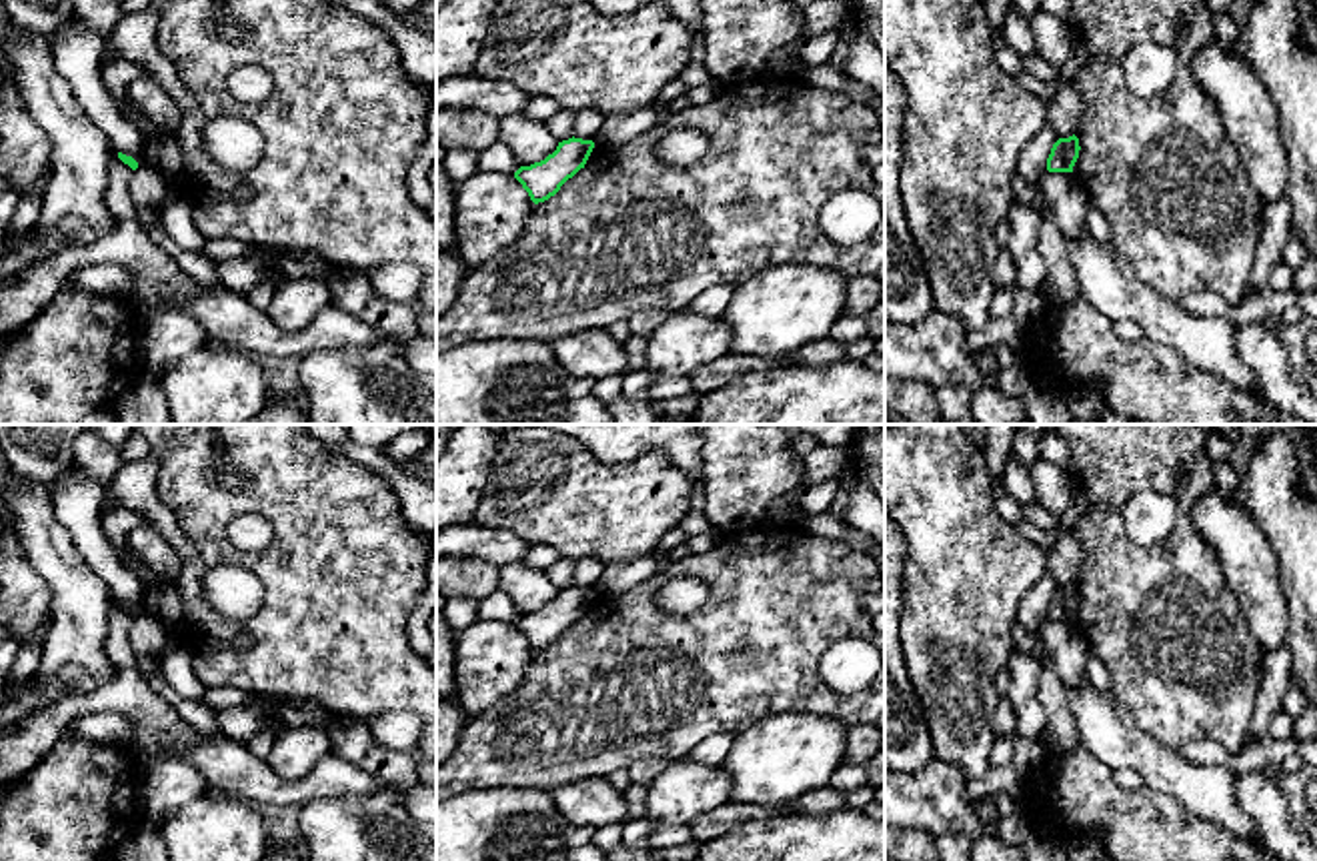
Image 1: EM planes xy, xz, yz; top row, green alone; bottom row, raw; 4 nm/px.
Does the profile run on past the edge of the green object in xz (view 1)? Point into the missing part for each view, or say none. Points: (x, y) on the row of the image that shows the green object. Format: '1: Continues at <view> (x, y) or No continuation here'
1: No continuation here

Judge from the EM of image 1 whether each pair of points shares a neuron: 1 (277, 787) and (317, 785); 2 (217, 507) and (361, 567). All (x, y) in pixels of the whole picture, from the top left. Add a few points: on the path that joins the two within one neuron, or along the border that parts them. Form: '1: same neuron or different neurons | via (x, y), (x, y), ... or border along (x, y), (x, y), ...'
1: same neuron | via (287, 787), (307, 787)
2: same neuron | via (253, 501), (295, 501), (325, 531)

